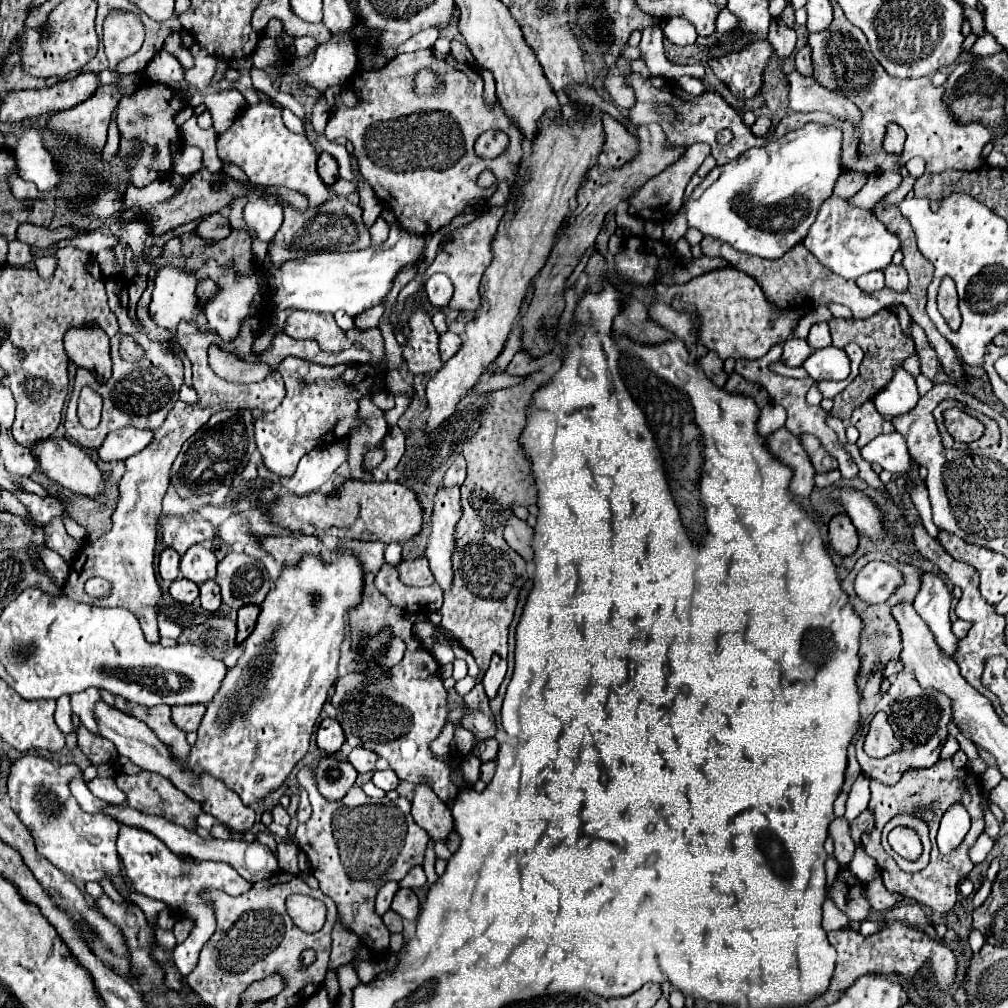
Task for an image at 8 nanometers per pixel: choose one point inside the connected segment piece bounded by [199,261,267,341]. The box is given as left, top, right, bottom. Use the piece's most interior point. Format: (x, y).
(226, 310)

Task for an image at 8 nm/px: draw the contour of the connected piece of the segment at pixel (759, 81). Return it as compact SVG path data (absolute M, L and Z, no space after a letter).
M755 41L747 49L711 61L711 69L737 99L753 99L763 87L763 75L773 55L769 41Z

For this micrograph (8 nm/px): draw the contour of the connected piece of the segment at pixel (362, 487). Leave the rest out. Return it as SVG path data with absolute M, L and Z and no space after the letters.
M349 479L337 495L331 497L325 491L315 491L305 497L283 495L277 503L261 505L263 511L271 513L275 525L287 527L291 531L301 531L305 535L333 535L339 539L359 539L359 541L381 541L385 545L397 541L409 541L423 529L423 511L415 491L401 483L363 483Z

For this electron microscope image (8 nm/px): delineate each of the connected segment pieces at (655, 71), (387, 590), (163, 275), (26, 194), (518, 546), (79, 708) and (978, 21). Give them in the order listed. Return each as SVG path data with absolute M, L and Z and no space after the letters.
M659 25L643 29L643 39L641 39L639 49L641 49L641 59L645 61L645 65L653 77L679 79L683 75L693 75L693 77L701 79L705 73L705 69L701 65L675 65L667 59L665 49L663 49L663 31Z
M383 563L383 569L379 569L375 577L375 587L397 607L401 607L405 613L415 615L429 615L441 609L443 603L443 591L437 583L429 587L409 587L399 581L399 565Z
M163 267L157 273L153 295L149 315L159 327L177 327L179 319L189 319L197 313L195 277L183 267Z
M16 173L9 176L9 184L13 195L19 200L56 198L56 189L40 192L32 182L24 181Z
M515 515L509 517L505 527L505 541L511 549L515 549L525 561L533 561L533 549L531 549L531 535L533 527L529 527L525 521L517 519Z
M85 689L85 691L73 693L73 695L69 695L69 697L71 697L71 711L73 711L73 715L77 715L77 717L81 719L81 723L83 723L91 733L97 735L97 725L95 725L95 721L93 721L91 709L93 709L93 703L101 699L101 697L99 697L99 691L97 691L97 689Z
M965 7L965 19L971 21L971 29L975 35L981 35L985 31L985 25L983 25L983 15L977 11L977 9L969 9Z

